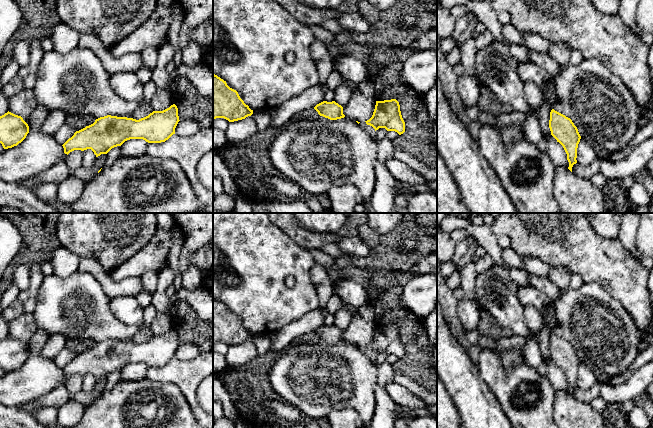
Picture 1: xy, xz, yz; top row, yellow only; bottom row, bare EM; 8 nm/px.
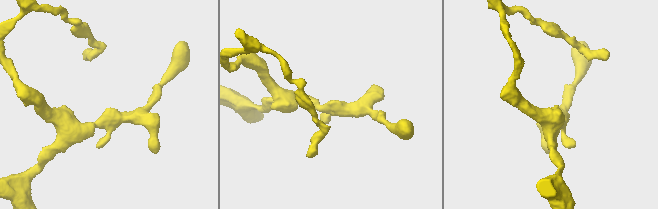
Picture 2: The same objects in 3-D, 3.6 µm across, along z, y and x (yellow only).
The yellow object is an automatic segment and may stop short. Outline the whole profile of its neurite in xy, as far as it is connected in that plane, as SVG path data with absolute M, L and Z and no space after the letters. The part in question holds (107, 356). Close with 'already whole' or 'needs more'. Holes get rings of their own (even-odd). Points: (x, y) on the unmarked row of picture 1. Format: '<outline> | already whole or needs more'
M175 328L163 335L153 335L139 344L107 339L76 355L62 370L64 377L91 373L96 381L107 378L130 363L143 363L148 367L161 367L175 358L179 346Z | already whole

